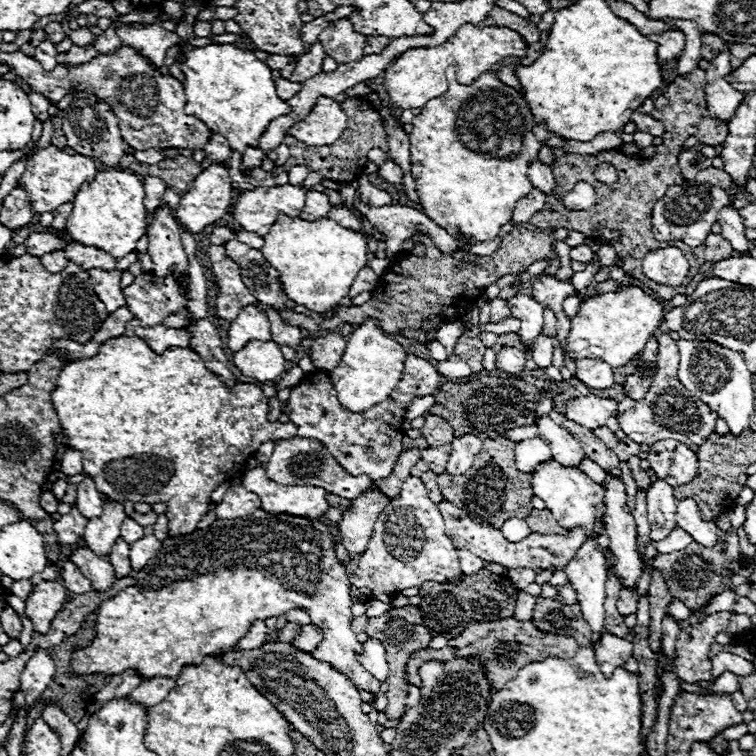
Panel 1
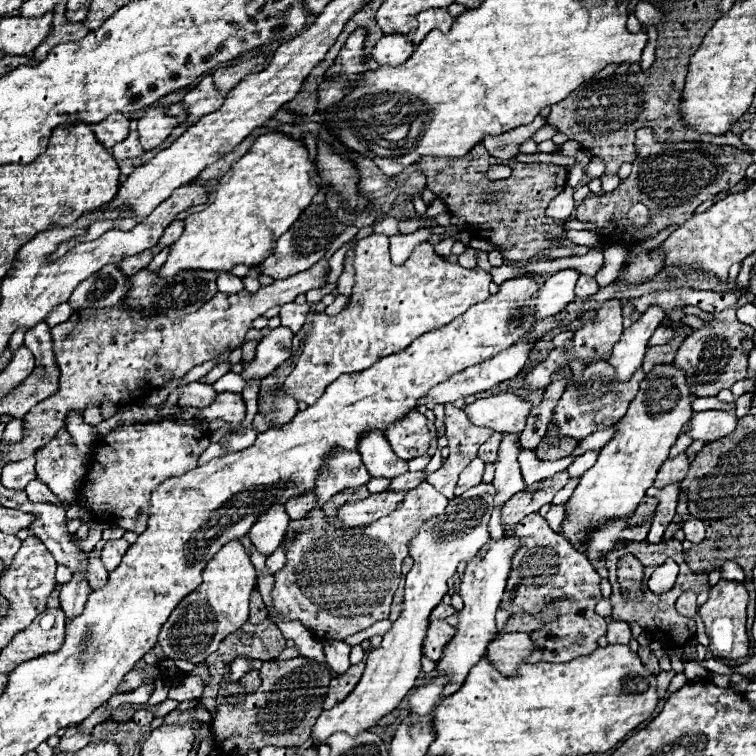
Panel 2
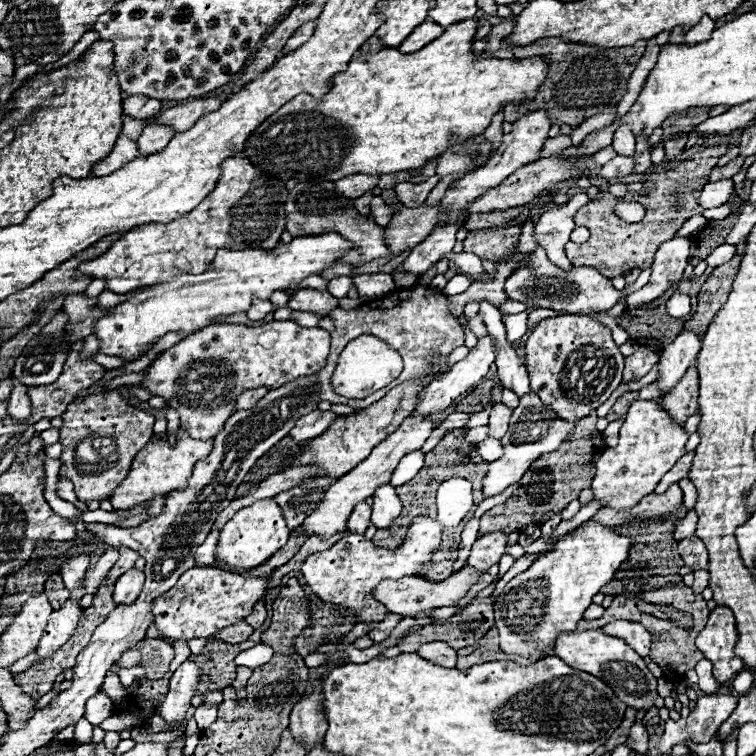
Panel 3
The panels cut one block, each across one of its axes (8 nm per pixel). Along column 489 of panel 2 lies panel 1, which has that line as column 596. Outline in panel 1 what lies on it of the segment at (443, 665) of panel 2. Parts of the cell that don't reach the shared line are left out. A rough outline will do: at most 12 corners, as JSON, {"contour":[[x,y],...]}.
{"contour":[[586,540],[566,566],[592,628],[604,630],[608,566],[596,540]]}

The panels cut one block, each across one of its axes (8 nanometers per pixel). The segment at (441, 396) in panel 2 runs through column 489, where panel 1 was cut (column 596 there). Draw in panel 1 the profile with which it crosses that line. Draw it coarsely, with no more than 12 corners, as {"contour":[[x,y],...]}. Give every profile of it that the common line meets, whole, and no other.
{"contour":[[600,360],[576,362],[576,376],[588,388],[612,388],[612,368]]}

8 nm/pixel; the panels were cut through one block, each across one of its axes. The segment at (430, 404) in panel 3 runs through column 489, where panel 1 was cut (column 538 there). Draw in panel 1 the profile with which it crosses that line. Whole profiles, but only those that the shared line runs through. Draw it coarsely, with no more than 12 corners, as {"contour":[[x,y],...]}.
{"contour":[[540,334],[530,352],[538,370],[552,364],[552,338]]}

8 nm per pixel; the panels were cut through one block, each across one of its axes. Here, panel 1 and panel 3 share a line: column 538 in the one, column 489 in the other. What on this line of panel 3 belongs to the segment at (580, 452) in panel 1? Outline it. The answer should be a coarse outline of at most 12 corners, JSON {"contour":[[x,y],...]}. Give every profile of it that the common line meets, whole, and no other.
{"contour":[[496,404],[490,412],[488,436],[502,438],[508,430],[510,408]]}

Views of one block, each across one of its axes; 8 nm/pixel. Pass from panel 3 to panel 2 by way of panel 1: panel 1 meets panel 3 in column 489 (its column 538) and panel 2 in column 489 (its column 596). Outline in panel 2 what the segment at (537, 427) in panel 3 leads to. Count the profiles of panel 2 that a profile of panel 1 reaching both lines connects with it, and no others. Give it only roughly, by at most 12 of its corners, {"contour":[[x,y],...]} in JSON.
{"contour":[[492,484],[426,520],[402,614],[352,694],[322,712],[314,748],[370,730],[414,688],[430,612],[488,542]]}

